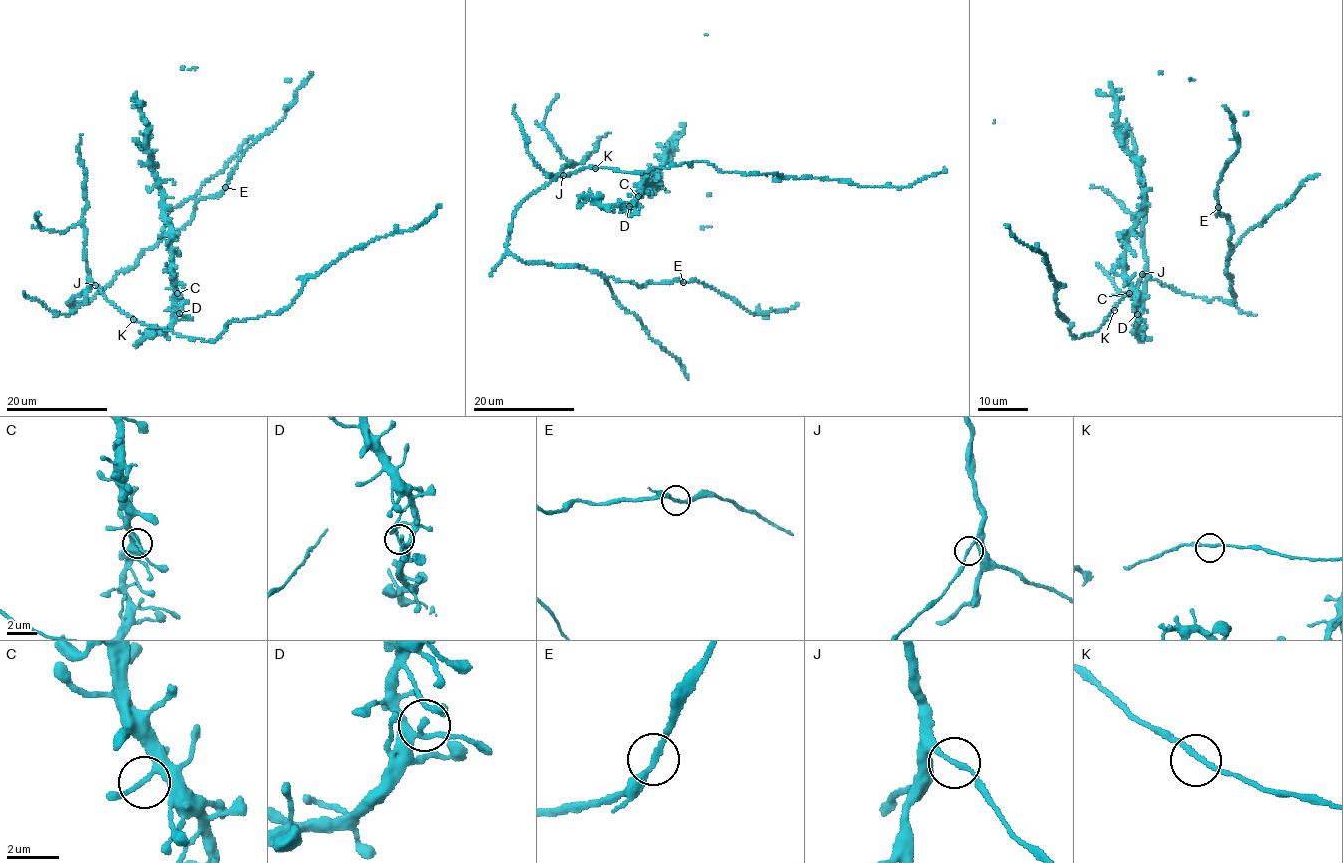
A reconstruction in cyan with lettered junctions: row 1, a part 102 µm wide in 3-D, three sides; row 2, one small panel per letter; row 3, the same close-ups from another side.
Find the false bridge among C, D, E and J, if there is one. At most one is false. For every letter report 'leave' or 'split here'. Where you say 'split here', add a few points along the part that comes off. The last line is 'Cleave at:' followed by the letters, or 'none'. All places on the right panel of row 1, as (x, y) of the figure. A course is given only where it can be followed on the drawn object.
C: leave
D: leave
E: leave
J: leave
Cleave at: none

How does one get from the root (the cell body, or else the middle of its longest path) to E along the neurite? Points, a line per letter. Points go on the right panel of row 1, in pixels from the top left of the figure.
E: (1139, 281), (1143, 271), (1184, 294), (1232, 303), (1226, 264), (1231, 224), (1218, 207)

